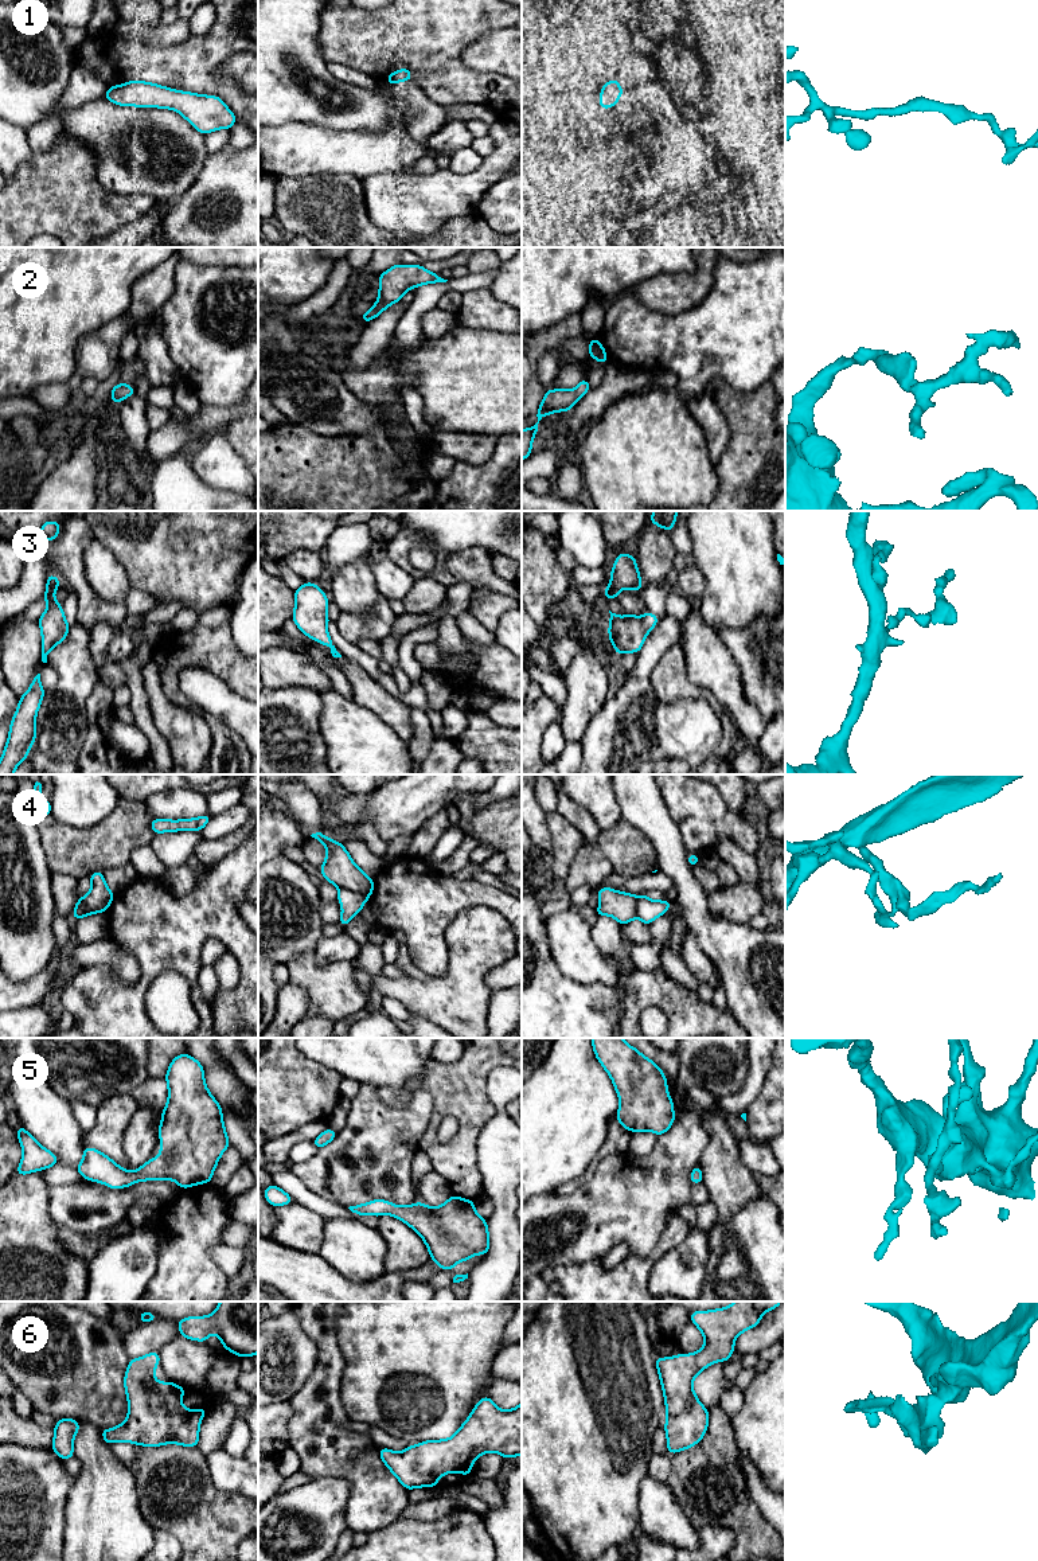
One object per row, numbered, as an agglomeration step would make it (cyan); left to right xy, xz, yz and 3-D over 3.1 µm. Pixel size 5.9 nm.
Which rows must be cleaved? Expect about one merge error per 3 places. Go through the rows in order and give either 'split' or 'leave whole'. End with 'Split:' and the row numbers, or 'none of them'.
1: leave whole
2: leave whole
3: leave whole
4: split
5: leave whole
6: leave whole
Split: 4

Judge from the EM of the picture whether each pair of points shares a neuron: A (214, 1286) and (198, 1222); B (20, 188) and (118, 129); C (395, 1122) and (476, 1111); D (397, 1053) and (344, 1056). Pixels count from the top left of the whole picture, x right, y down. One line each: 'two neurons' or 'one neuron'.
A: one neuron
B: two neurons
C: two neurons
D: one neuron

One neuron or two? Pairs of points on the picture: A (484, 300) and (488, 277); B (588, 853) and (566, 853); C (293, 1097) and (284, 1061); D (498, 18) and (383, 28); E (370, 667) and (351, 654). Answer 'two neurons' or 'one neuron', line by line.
A: two neurons
B: two neurons
C: one neuron
D: one neuron
E: one neuron

